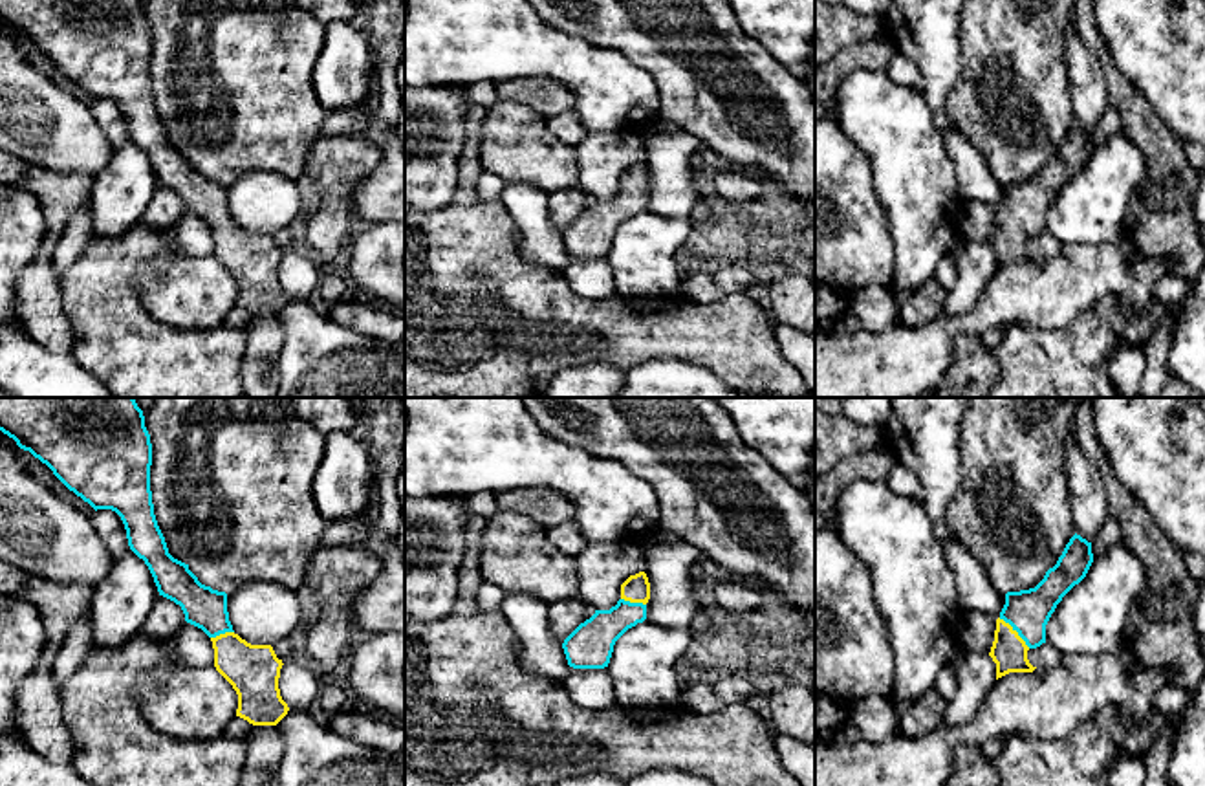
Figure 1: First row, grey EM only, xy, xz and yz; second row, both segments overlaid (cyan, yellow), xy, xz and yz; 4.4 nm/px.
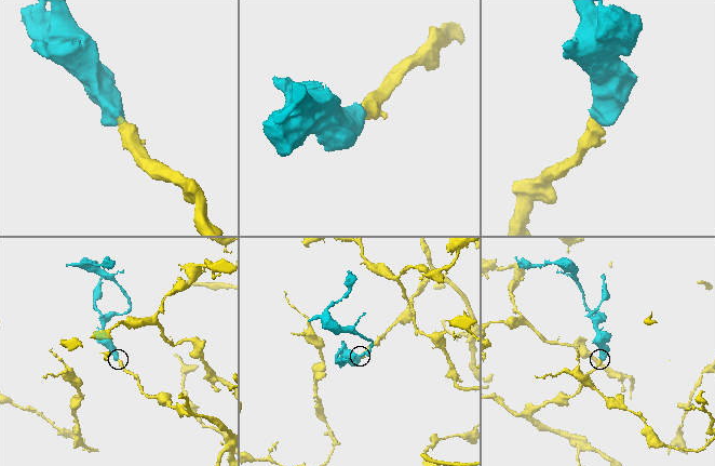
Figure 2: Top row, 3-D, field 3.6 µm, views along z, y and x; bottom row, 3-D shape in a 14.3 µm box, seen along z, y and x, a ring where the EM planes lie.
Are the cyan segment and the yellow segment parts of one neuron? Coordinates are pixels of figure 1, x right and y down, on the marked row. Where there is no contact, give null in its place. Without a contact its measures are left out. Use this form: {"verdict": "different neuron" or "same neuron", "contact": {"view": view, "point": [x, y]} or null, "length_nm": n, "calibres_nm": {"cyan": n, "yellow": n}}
{"verdict": "same neuron", "contact": {"view": "yz", "point": [1015, 629]}, "length_nm": 190, "calibres_nm": {"cyan": 190, "yellow": 160}}

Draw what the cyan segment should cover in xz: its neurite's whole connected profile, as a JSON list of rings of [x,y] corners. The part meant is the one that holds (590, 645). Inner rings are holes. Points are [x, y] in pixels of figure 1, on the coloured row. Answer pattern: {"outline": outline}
{"outline": [[[645,572],[630,575],[621,584],[621,599],[610,610],[581,623],[562,643],[568,665],[573,669],[604,669],[610,663],[615,641],[646,619],[650,583]]]}

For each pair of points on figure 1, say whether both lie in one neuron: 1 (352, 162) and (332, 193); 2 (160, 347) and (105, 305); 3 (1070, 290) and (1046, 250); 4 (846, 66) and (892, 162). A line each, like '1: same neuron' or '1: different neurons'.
1: same neuron
2: same neuron
3: different neurons
4: different neurons

